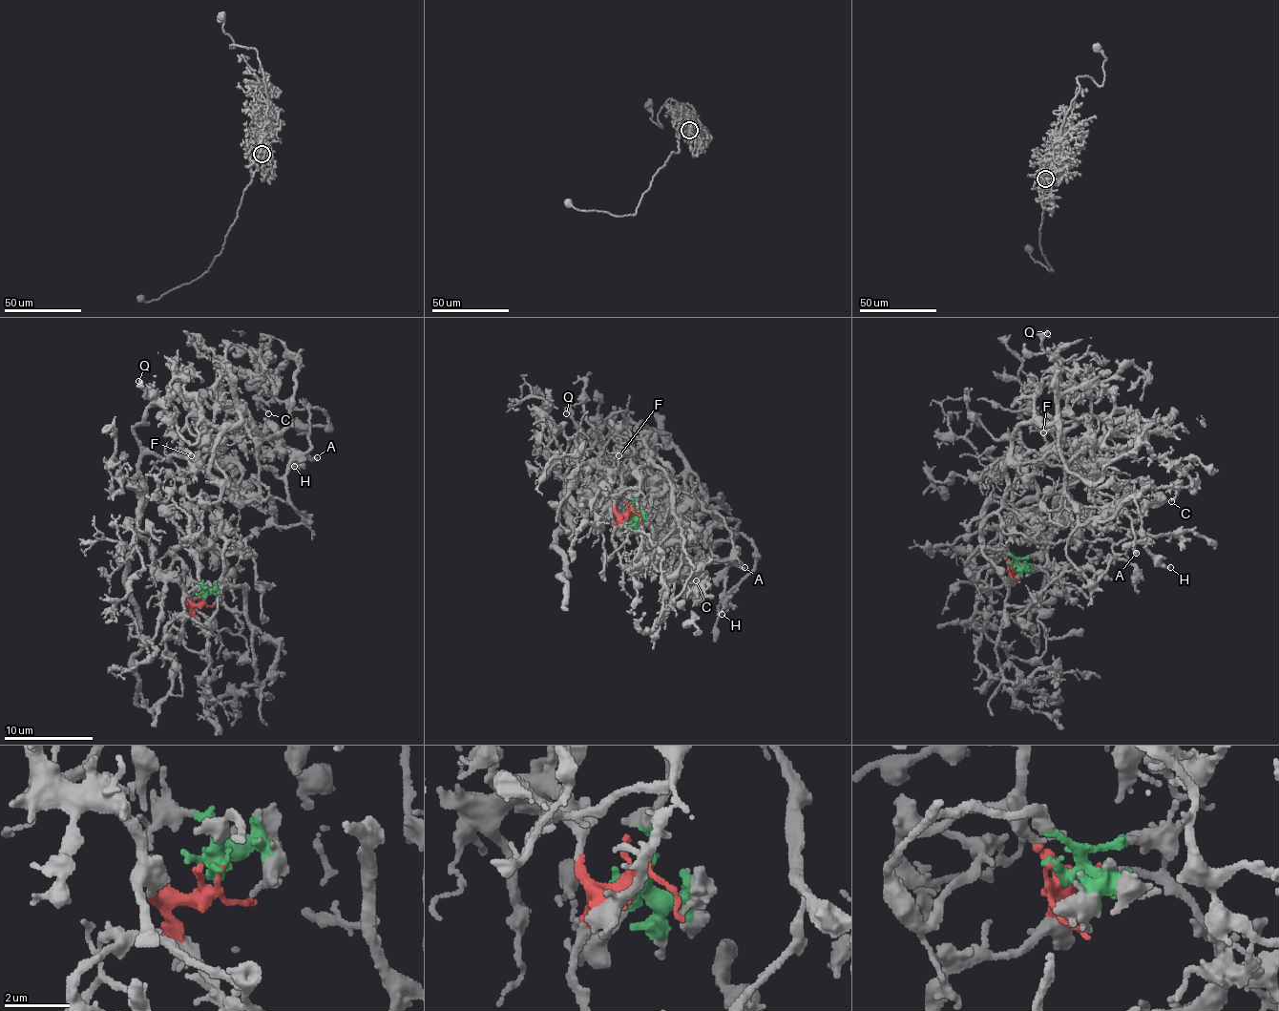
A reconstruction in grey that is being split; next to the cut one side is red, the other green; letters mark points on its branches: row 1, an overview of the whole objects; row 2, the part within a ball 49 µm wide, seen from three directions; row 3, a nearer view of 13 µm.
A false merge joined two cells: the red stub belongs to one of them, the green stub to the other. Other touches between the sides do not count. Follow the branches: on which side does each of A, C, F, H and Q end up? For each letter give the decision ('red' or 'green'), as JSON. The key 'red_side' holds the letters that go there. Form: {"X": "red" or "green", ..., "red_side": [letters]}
{"A": "green", "C": "green", "F": "red", "H": "green", "Q": "red", "red_side": ["F", "Q"]}

